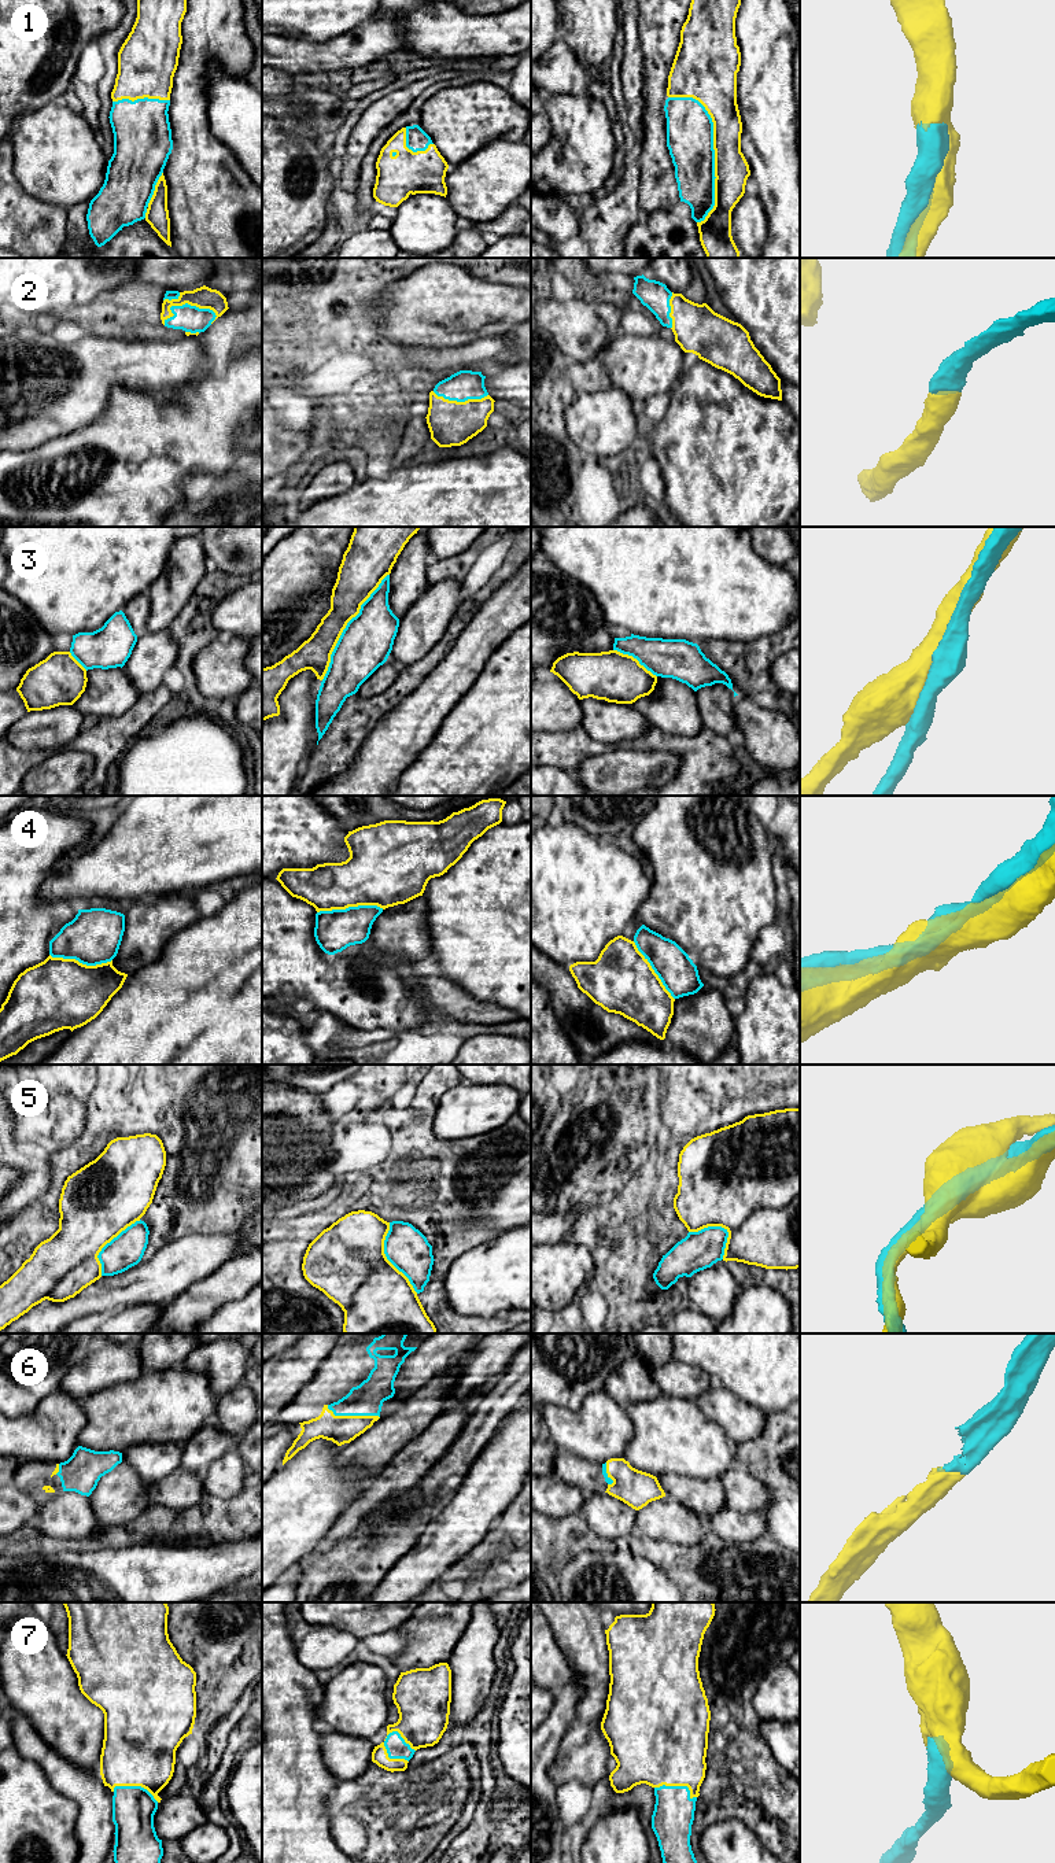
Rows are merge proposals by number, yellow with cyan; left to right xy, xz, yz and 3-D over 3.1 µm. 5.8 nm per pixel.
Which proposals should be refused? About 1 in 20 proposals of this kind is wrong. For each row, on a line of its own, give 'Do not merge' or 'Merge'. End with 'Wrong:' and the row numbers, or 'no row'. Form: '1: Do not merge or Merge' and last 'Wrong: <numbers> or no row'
1: Merge
2: Merge
3: Merge
4: Merge
5: Merge
6: Merge
7: Merge
Wrong: no row

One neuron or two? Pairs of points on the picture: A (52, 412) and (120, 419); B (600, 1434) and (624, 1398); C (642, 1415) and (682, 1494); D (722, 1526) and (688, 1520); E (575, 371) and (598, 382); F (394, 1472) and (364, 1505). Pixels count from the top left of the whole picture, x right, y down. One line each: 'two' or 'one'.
A: two
B: two
C: two
D: two
E: one
F: one

